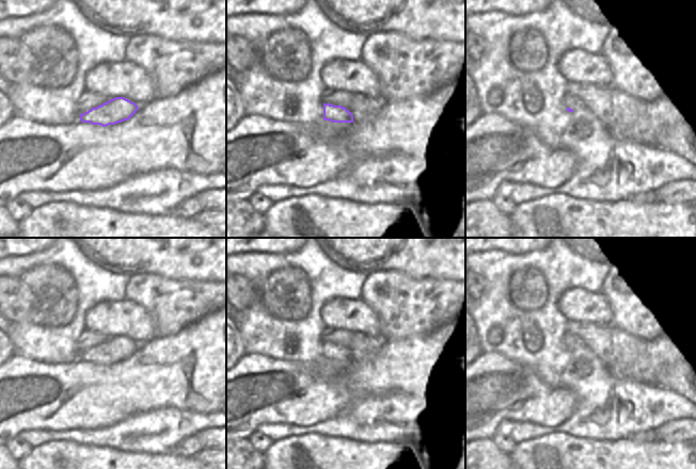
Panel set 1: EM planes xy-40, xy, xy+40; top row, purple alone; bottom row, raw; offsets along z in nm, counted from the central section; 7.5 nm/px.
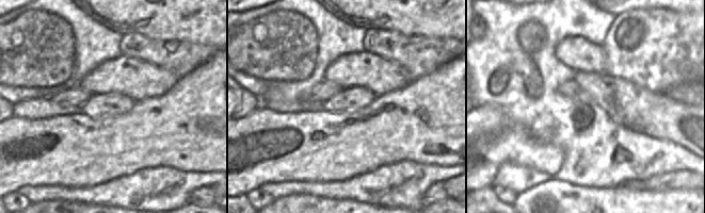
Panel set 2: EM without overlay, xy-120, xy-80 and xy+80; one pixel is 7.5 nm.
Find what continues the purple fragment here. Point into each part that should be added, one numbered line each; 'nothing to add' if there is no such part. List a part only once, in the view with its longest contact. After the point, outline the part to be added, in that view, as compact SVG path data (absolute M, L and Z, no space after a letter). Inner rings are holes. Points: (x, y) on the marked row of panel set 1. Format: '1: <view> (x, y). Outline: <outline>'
1: xy+40 (571, 101). Outline: M568 93L563 98L563 104L566 108L570 108L570 109L572 109L574 111L579 110L580 108L582 108L584 106L581 99L579 99L574 95L570 95Z

